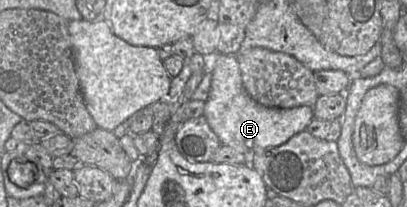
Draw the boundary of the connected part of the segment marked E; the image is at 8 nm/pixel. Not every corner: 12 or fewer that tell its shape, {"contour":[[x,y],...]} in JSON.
{"contour":[[218,54],[203,115],[250,155],[306,130],[310,106],[266,107]]}

